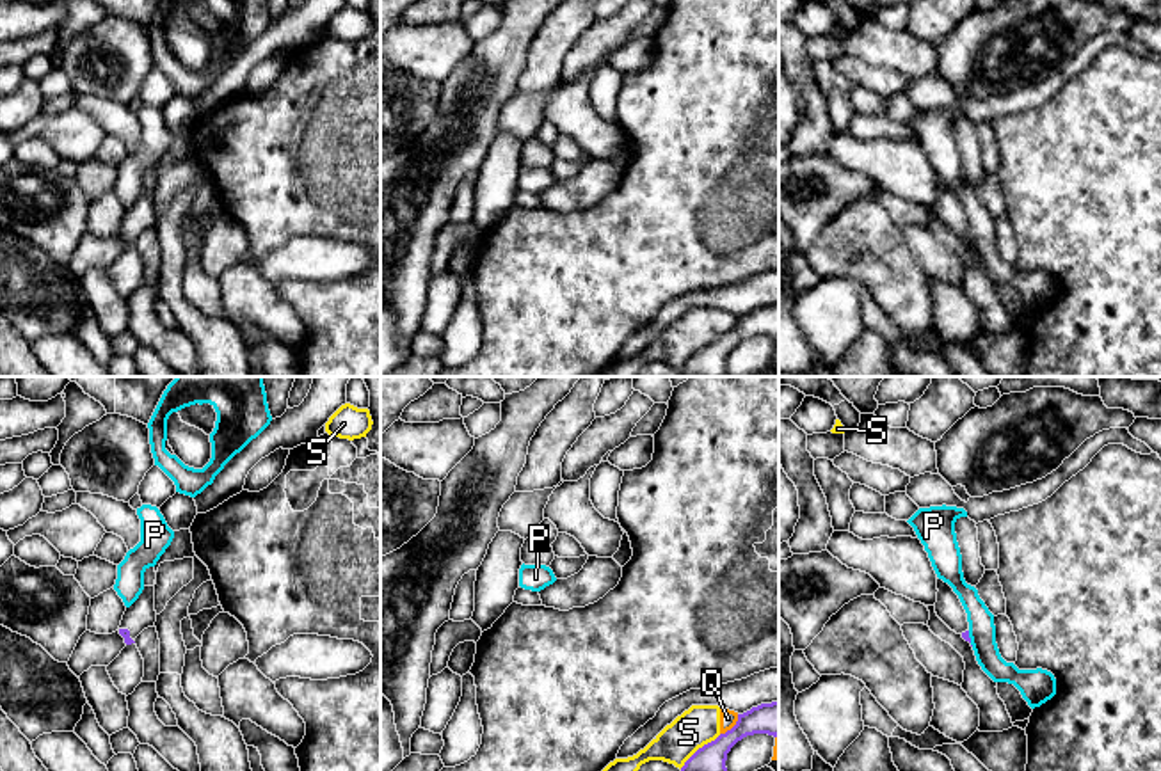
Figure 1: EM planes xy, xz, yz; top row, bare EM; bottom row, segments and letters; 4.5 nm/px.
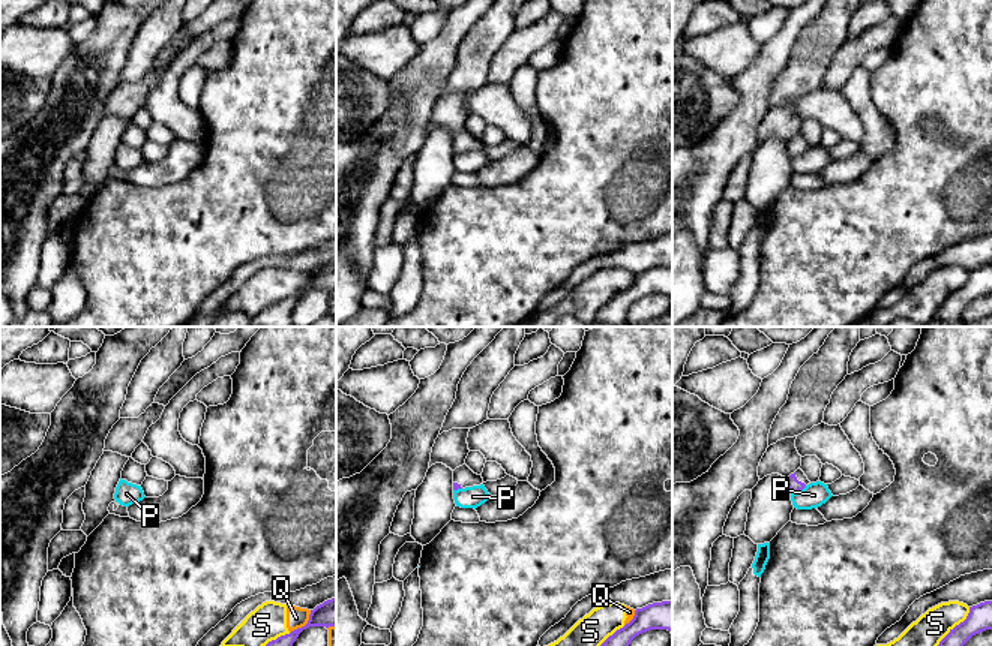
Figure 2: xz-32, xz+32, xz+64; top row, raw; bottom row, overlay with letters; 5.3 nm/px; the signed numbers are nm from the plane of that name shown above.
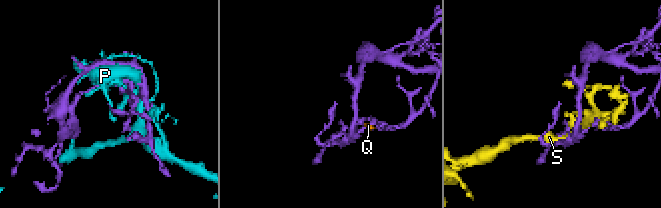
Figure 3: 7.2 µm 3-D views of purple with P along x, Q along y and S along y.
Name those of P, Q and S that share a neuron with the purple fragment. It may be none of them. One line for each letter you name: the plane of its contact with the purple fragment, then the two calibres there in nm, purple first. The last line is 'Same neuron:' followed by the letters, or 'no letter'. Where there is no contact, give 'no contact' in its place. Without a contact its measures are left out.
Same neuron: no letter

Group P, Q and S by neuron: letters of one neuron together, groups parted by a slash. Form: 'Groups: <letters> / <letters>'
Groups: P / Q S

